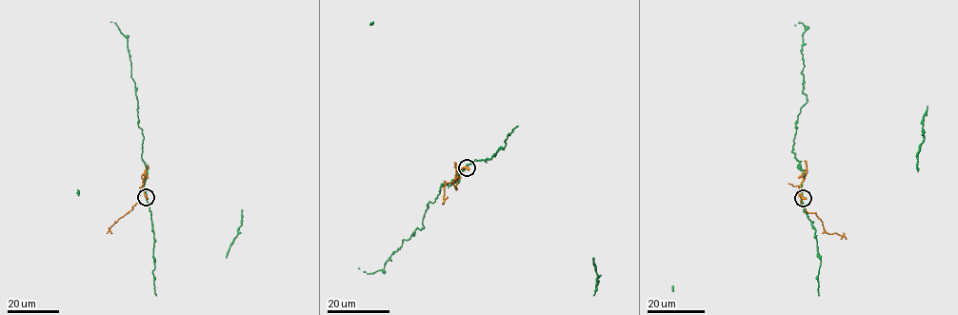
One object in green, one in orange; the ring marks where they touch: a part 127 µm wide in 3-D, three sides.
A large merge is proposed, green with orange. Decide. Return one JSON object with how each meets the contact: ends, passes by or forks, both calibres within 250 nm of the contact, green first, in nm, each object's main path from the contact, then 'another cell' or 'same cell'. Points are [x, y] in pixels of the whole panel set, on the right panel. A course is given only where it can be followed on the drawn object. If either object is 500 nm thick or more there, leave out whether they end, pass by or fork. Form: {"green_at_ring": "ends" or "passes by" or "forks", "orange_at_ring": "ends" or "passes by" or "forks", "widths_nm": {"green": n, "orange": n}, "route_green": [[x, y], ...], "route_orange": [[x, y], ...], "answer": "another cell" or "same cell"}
{"green_at_ring": "passes by", "orange_at_ring": "ends", "widths_nm": {"green": 400, "orange": 480}, "route_green": [[803, 198], [804, 171], [791, 150], [795, 122], [808, 101], [801, 73], [805, 29], [802, 23], [794, 26]], "route_orange": [[803, 198], [800, 193], [800, 203], [807, 211], [816, 213], [826, 232], [836, 233], [847, 239]], "answer": "another cell"}

